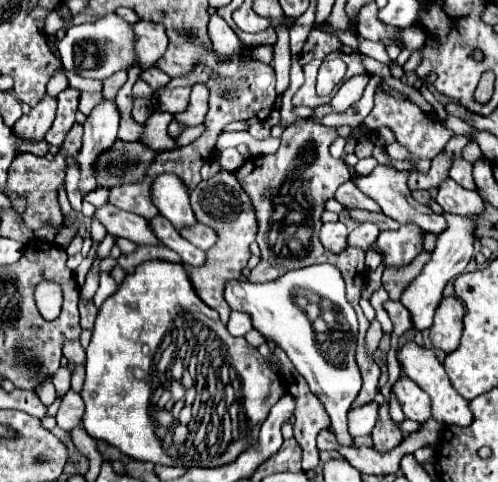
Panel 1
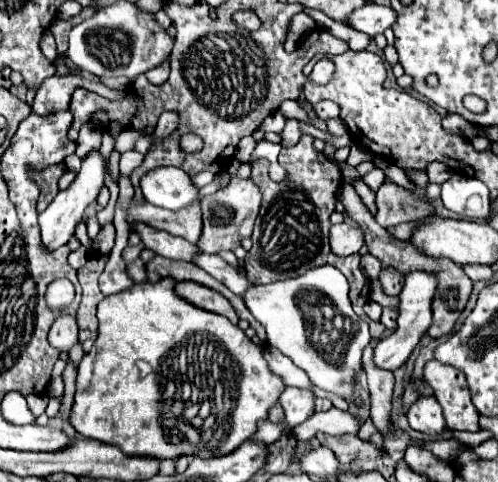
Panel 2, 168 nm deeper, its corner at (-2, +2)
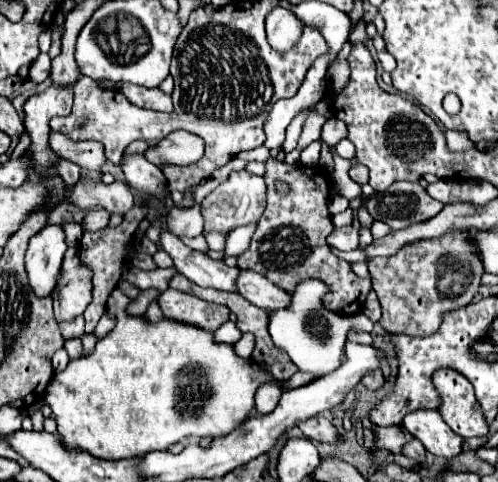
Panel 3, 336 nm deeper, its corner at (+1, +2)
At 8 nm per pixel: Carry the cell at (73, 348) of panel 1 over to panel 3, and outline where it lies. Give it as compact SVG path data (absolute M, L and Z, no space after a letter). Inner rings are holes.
M68 248L62 262L62 278L52 294L56 322L72 322L76 316L80 316L90 302L90 290L90 270L82 266L78 248Z

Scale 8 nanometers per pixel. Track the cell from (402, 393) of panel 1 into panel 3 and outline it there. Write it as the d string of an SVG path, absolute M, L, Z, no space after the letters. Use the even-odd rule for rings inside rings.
M414 410L404 416L402 426L436 456L454 458L460 454L462 438L450 430L438 410Z

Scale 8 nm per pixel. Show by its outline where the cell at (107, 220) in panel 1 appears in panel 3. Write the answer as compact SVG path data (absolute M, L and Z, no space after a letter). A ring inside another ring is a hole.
M170 232L160 234L160 248L174 260L174 268L204 288L236 292L238 268L226 266L224 260L214 260L204 252L188 248L180 238Z

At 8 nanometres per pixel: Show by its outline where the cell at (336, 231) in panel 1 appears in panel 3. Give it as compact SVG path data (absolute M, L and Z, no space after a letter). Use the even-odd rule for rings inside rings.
M344 226L344 228L336 228L328 238L328 244L336 250L348 252L348 250L356 250L358 248L358 230L354 226Z

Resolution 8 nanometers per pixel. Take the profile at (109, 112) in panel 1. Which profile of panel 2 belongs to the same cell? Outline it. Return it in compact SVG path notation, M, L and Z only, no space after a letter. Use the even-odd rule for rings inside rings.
M99 150L91 152L87 158L83 158L83 164L81 164L81 172L77 174L75 182L67 188L67 190L61 190L57 194L57 198L49 204L49 208L45 212L39 214L39 228L41 228L41 244L45 250L53 252L61 246L65 246L69 242L69 238L75 234L75 226L77 222L83 218L83 212L85 208L95 202L101 186L103 186L103 174L105 174L105 164L103 164L103 158L99 154Z

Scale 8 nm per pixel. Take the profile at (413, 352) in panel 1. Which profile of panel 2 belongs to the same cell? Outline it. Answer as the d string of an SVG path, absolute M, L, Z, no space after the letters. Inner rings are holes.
M431 360L425 364L425 382L435 390L435 398L443 406L443 416L451 430L481 430L479 412L473 408L471 392L461 370Z

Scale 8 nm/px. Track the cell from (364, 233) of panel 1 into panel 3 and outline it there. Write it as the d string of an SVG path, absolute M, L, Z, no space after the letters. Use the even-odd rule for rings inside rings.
M396 182L366 202L372 218L386 222L392 230L402 230L422 222L442 210L442 202L428 196L420 184Z

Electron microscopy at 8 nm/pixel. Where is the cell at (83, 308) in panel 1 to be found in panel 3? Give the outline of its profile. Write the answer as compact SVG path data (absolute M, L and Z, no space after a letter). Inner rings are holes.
M134 206L134 210L130 210L130 214L124 216L124 220L122 220L120 226L116 226L116 228L104 228L104 230L98 230L98 232L84 232L84 236L80 240L80 260L94 274L92 276L92 300L90 300L90 304L84 310L86 334L92 334L96 322L106 312L106 300L108 300L110 292L116 288L116 284L120 280L120 268L122 268L122 264L126 264L124 244L128 240L132 240L132 234L138 228L138 224L144 218L144 214L146 214L146 210L142 210L140 206Z

